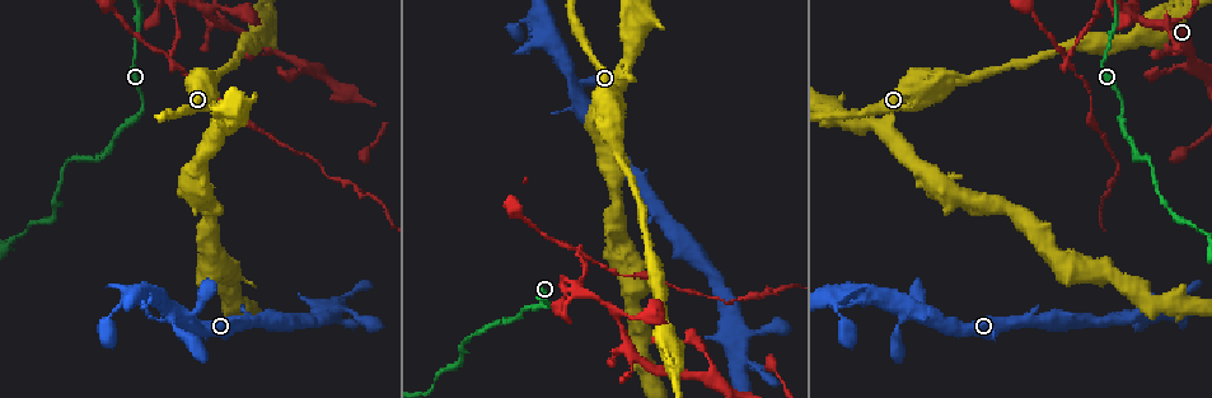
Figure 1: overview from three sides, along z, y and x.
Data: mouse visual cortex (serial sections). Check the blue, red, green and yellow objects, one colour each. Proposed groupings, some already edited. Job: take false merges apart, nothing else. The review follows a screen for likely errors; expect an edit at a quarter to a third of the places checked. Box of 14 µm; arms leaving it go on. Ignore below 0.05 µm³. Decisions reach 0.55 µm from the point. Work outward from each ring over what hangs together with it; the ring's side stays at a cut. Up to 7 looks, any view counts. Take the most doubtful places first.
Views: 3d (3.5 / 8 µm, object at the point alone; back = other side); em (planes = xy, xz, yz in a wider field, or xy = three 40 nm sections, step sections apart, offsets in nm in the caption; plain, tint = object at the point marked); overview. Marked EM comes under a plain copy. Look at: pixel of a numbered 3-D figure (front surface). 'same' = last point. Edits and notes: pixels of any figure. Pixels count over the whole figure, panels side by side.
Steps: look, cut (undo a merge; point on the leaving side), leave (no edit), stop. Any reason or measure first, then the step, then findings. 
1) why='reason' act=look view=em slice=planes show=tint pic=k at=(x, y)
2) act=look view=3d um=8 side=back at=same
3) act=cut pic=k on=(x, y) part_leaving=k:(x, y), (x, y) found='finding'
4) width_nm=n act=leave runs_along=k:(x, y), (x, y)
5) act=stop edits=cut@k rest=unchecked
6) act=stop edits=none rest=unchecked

why='a fork' act=look view=3d um=3.5 pic=1 at=(1188, 48)

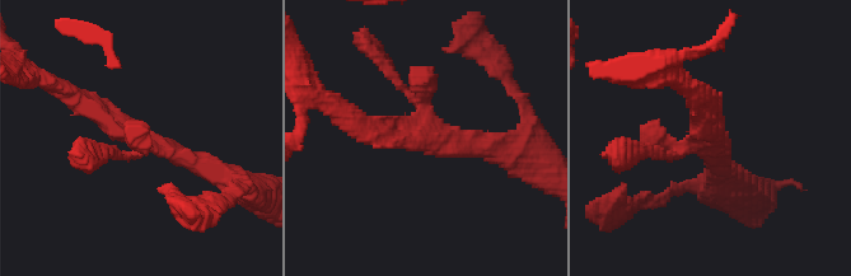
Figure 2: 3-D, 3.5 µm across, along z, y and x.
why='now the EM' act=look view=em slice=xy step=3 show=tint pic=2 at=(713, 132)

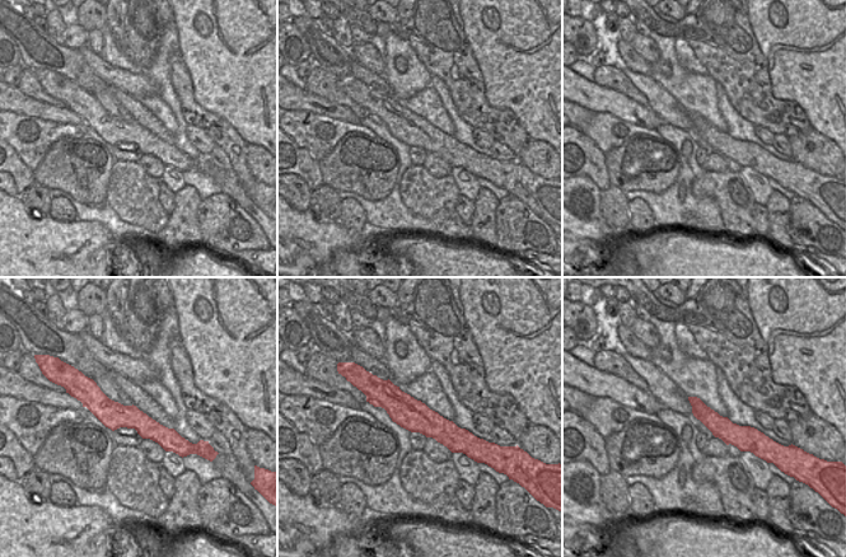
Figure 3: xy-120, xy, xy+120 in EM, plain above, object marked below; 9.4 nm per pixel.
why='cut it another way' act=look view=em slice=xy step=2 show=tint at=same

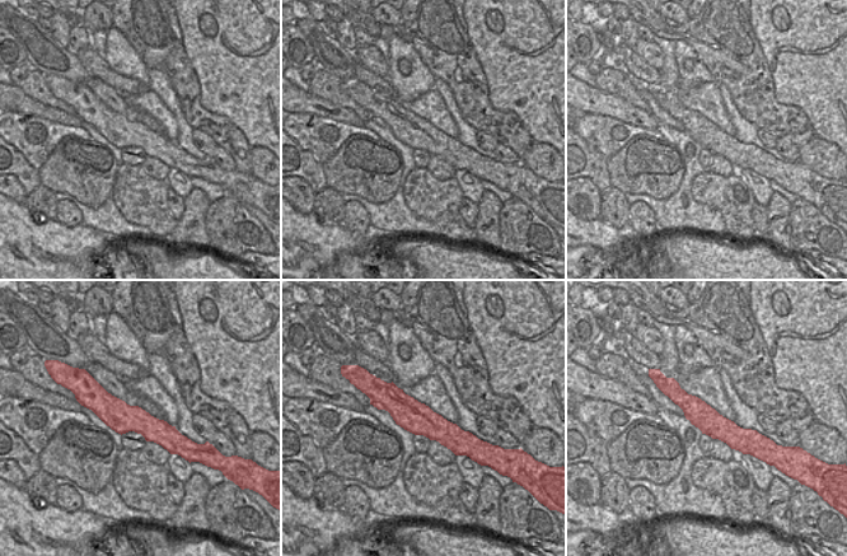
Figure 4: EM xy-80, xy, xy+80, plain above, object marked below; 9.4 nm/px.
act=leave runs_along=2:(62, 89), (110, 125), (206, 168) found='one cell here'

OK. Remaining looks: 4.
why='two arms in line, one across' act=look view=3d um=3.5 pic=1 at=(746, 362)

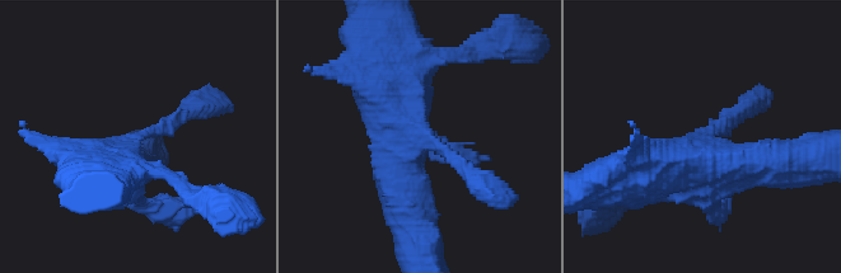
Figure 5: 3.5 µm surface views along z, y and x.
arms=3 arm_widths_nm=200,500,600 act=look view=em slice=xy step=3 show=tint pic=5 at=(138, 138)

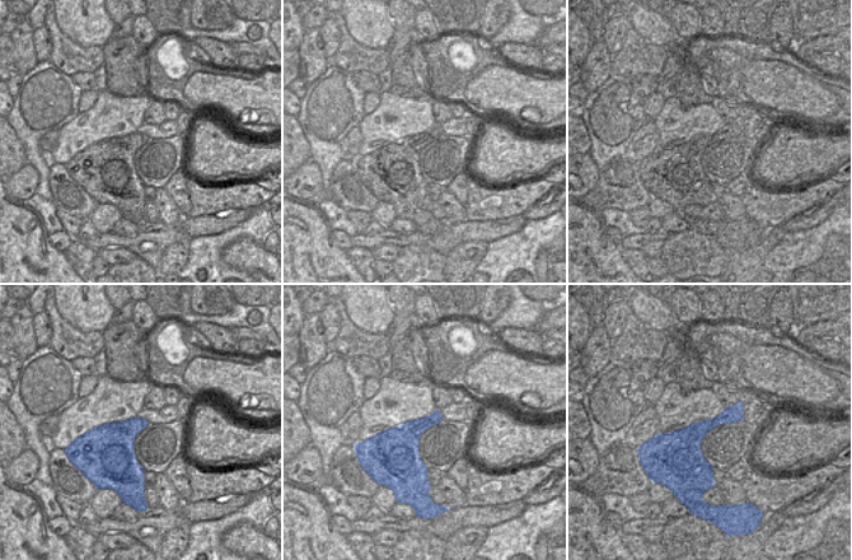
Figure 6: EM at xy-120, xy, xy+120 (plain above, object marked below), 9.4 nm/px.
why='another direction' act=look view=em slice=planes show=tint at=same

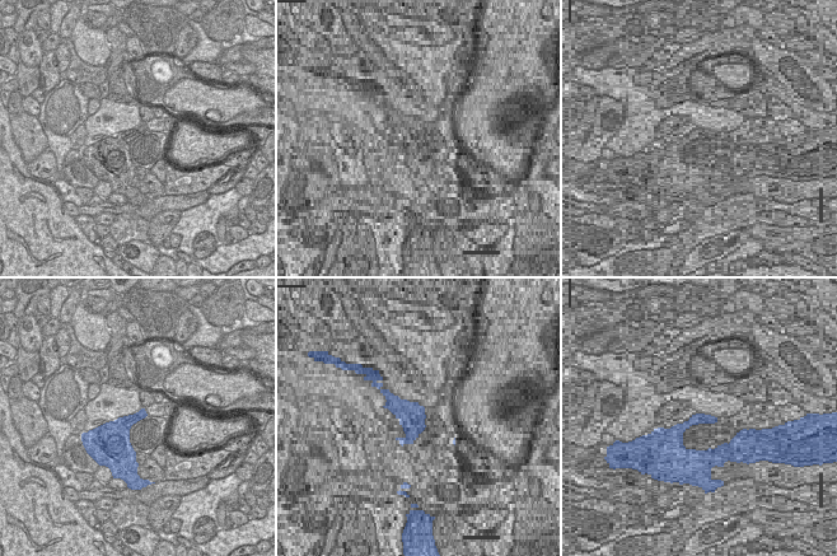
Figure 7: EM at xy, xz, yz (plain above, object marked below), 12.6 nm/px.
act=leave runs_along=5:(396, 75), (400, 123), (486, 186) found='one cell here'

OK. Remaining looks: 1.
act=stop edits=none rest=unchecked

